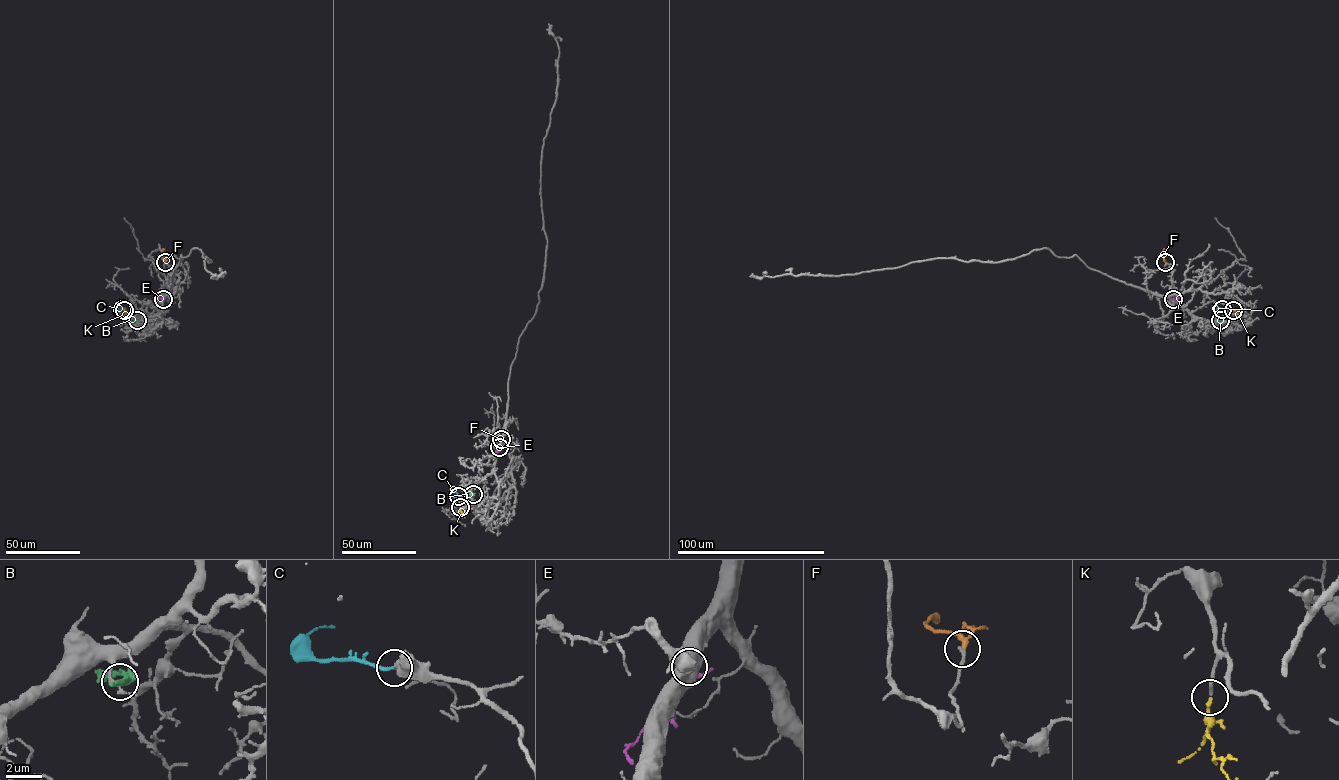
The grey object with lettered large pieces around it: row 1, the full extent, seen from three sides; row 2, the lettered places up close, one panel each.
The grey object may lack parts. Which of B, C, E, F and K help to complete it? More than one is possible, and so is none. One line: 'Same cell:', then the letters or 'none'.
Same cell: F, K

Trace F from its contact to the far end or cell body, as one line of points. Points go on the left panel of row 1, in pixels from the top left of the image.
F: (165, 262), (162, 258), (165, 249)

